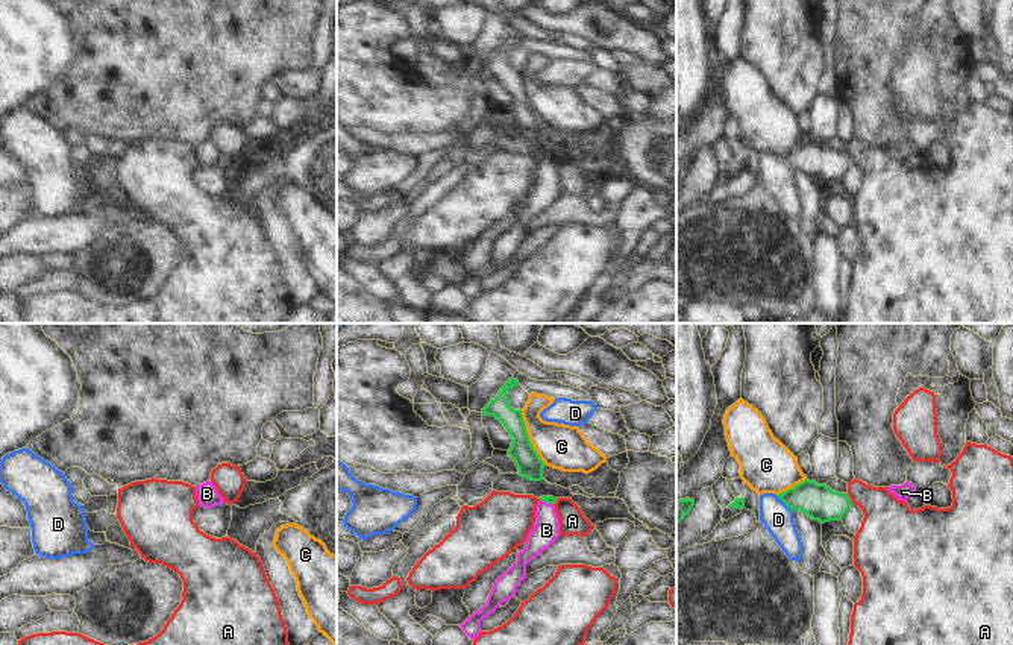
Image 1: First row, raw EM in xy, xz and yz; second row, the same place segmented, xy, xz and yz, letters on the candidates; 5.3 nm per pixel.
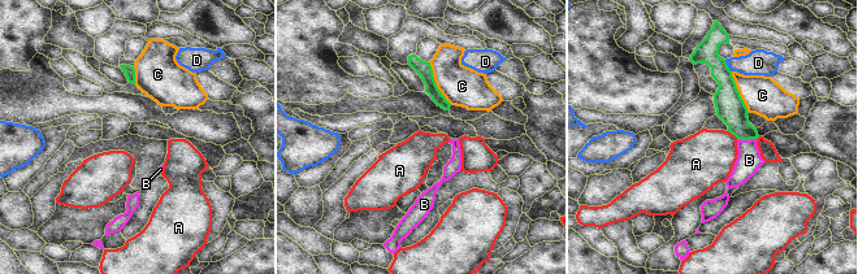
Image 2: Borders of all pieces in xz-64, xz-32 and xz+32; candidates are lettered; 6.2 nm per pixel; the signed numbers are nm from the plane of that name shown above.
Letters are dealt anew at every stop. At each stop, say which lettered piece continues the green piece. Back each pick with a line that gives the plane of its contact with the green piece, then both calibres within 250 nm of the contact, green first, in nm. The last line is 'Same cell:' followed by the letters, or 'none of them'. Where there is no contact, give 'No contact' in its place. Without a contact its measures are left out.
B: Touches green in xz. Thickness 50 nm (green) against 140 nm
Same cell: B

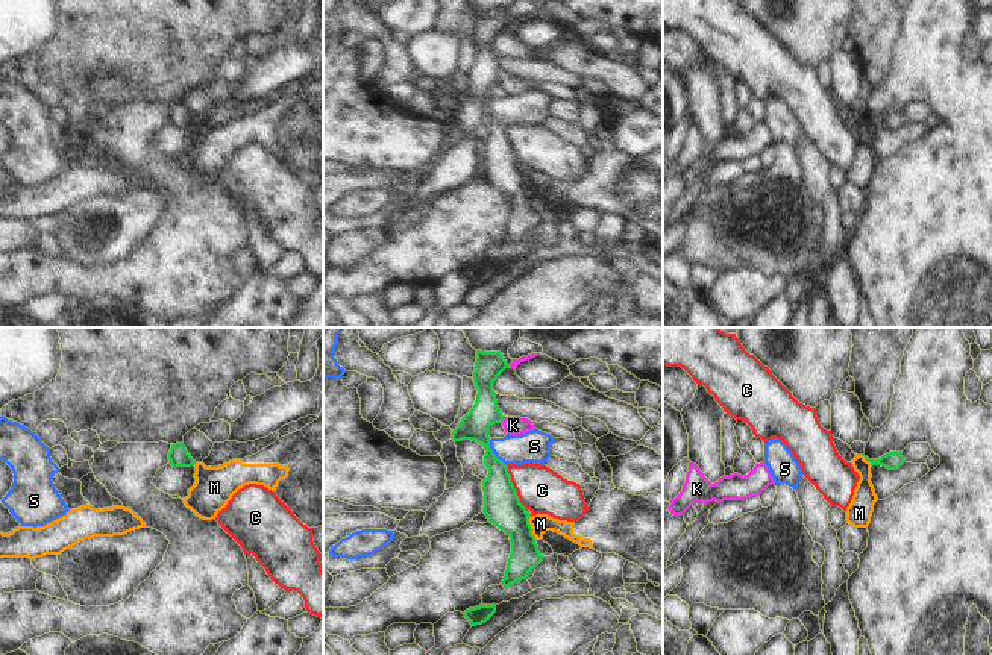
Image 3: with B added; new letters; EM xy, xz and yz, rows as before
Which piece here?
Same cell: none of them

